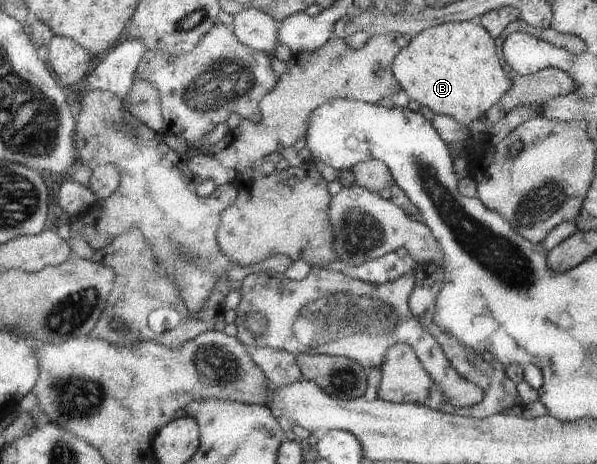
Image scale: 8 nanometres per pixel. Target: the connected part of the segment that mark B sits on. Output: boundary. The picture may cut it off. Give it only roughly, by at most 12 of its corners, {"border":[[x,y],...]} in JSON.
{"border":[[482,25],[417,33],[391,64],[410,100],[468,125],[509,90]]}

